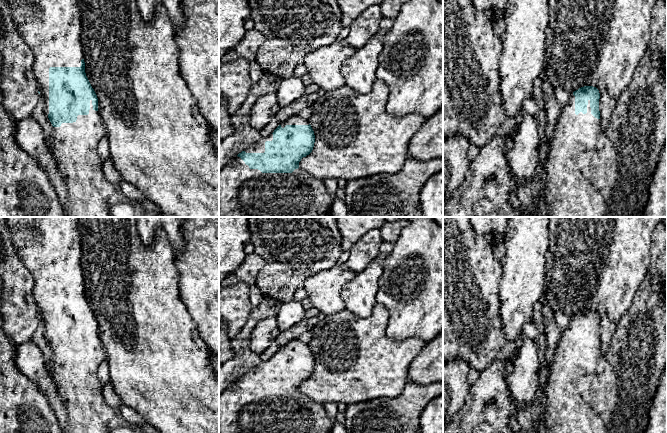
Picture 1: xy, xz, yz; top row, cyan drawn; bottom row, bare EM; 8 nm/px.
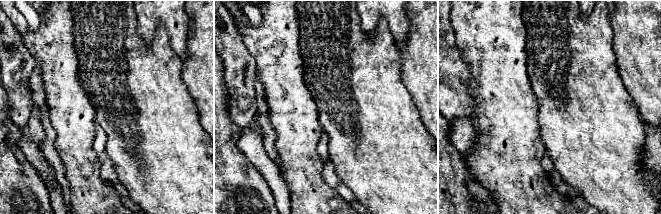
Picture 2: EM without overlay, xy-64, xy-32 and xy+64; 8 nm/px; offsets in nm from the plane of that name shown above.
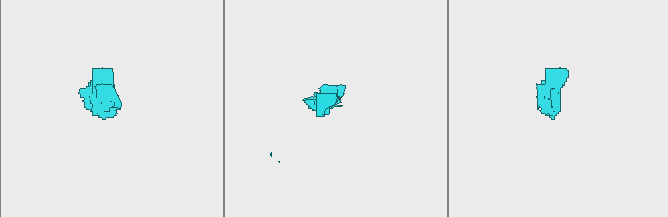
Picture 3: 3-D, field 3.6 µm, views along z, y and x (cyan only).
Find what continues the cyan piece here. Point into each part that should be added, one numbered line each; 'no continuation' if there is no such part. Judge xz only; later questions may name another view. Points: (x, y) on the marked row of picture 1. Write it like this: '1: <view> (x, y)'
1: xz (243, 192)

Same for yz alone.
1: yz (589, 172)

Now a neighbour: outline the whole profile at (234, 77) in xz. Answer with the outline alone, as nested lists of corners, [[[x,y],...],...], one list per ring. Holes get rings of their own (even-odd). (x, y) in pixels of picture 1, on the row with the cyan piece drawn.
[[[239,58],[219,65],[219,99],[227,102],[231,115],[246,99],[252,85],[248,60]]]

